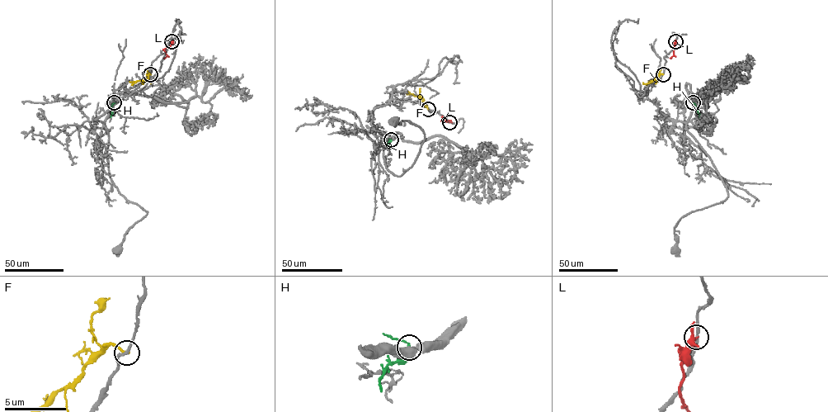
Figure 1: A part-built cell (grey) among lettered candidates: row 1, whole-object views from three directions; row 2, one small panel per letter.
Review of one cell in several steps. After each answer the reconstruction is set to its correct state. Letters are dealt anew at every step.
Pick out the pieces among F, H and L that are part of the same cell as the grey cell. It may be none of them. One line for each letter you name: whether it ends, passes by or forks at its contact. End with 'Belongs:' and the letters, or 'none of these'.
Belongs: none of these

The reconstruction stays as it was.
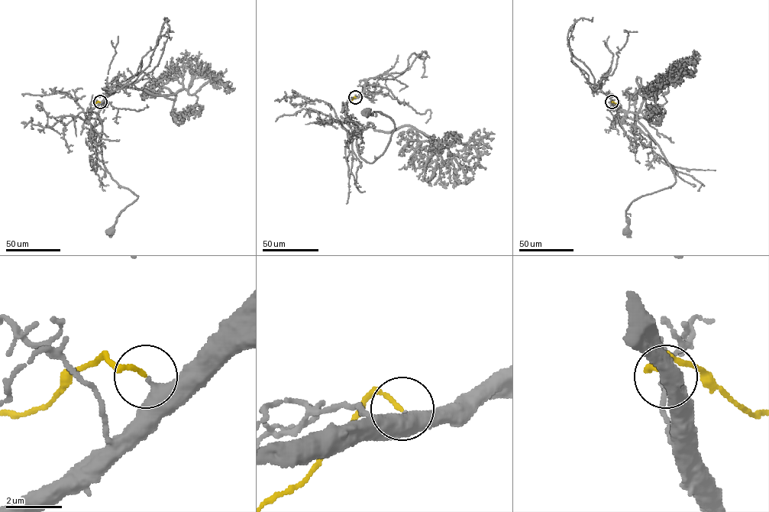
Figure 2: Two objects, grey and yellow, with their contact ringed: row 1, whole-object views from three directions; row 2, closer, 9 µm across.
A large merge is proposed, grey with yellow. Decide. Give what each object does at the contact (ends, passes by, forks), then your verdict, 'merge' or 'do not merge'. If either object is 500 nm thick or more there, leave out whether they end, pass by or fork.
grey ends there; yellow ends there; merge

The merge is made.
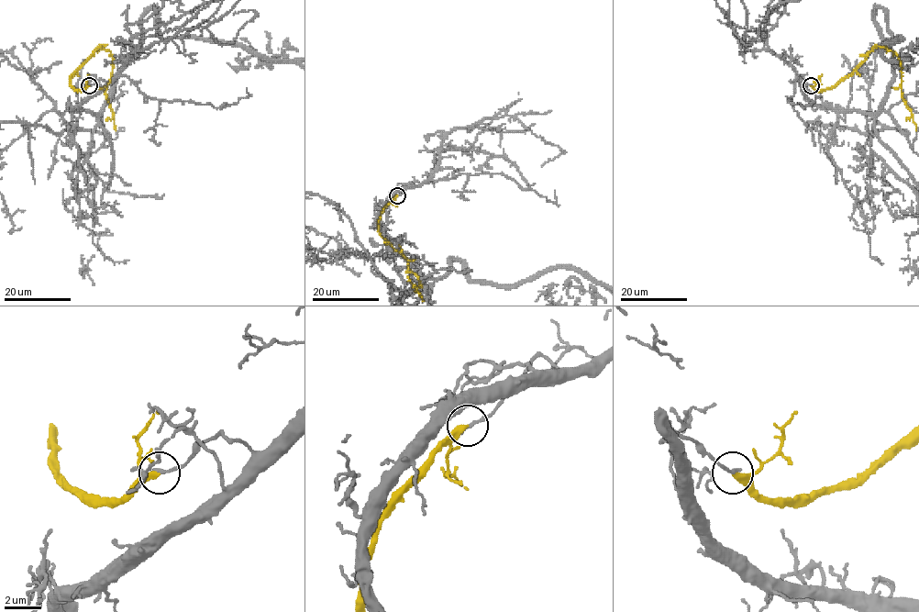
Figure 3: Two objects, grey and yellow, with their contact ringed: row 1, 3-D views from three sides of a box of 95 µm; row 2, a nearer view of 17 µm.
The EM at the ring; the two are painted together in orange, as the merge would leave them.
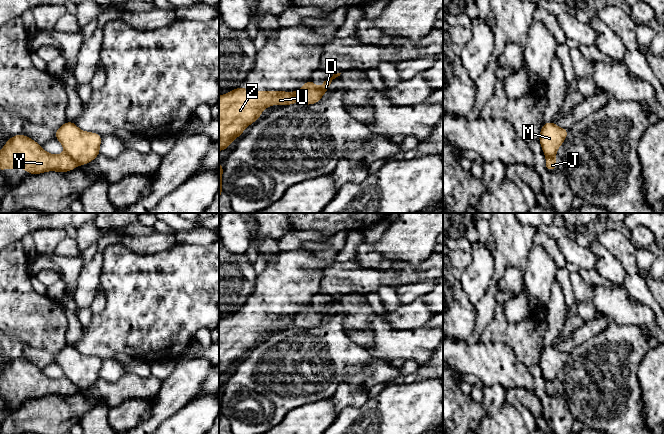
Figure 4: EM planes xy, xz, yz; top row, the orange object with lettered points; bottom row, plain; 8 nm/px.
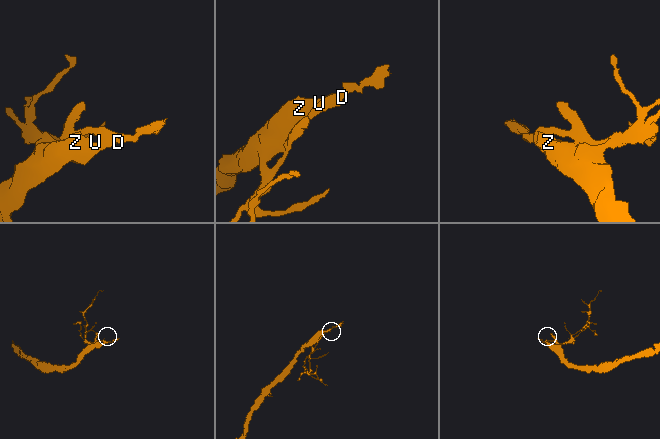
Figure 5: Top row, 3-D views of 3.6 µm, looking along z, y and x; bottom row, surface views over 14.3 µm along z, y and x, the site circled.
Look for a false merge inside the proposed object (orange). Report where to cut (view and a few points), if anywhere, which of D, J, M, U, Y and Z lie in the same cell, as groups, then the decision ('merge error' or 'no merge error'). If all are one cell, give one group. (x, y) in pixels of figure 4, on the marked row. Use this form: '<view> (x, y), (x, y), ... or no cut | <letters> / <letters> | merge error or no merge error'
xy (65, 151), (78, 164) | D M / J U Y Z | merge error

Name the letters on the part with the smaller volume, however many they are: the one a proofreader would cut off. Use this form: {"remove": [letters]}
{"remove": ["D", "M"]}

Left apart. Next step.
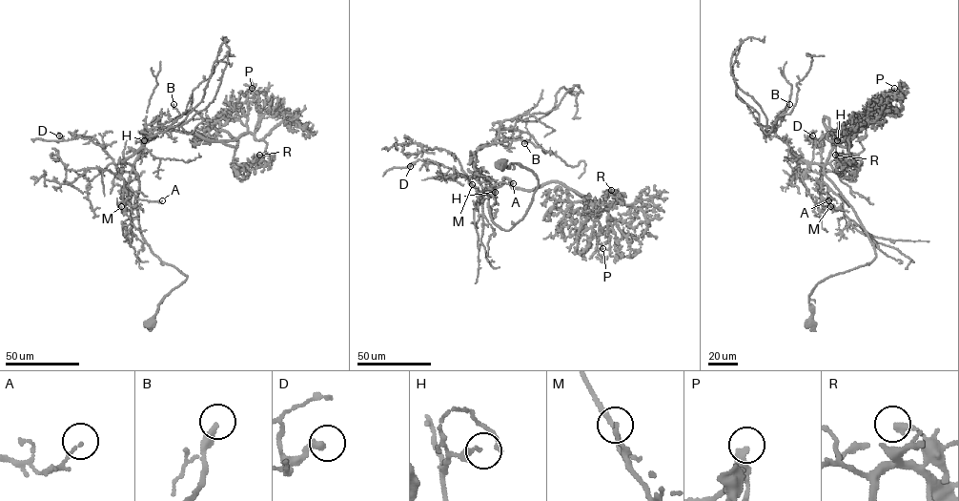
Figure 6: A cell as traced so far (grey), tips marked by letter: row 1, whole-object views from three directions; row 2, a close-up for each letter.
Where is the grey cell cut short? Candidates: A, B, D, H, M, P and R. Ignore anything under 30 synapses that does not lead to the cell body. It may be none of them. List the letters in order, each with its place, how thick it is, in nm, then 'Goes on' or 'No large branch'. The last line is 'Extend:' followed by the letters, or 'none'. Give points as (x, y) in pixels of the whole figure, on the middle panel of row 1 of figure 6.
A: Place: (513, 183). Thickness 110 nm. No large branch
B: Place: (524, 143). Thickness 400 nm. Goes on
D: Place: (410, 166). Thickness 320 nm. No large branch
H: Place: (495, 192). Thickness 170 nm. No large branch
M: Place: (472, 184). Thickness 150 nm. No large branch
P: Place: (602, 248). Thickness 400 nm. No large branch
R: Place: (611, 190). Thickness 300 nm. No large branch
Extend: B

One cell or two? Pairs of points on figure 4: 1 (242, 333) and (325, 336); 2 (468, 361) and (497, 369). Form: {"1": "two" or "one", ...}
{"1": "two", "2": "one"}

